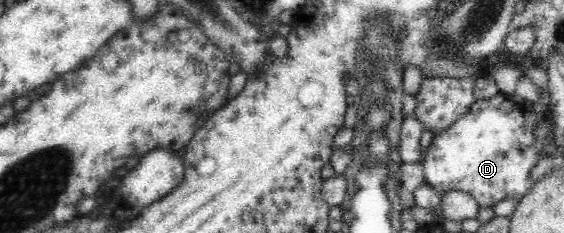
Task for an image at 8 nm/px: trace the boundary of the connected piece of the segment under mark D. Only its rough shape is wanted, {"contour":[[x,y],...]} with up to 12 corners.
{"contour":[[478,100],[432,138],[425,182],[520,200],[547,141],[531,101]]}

